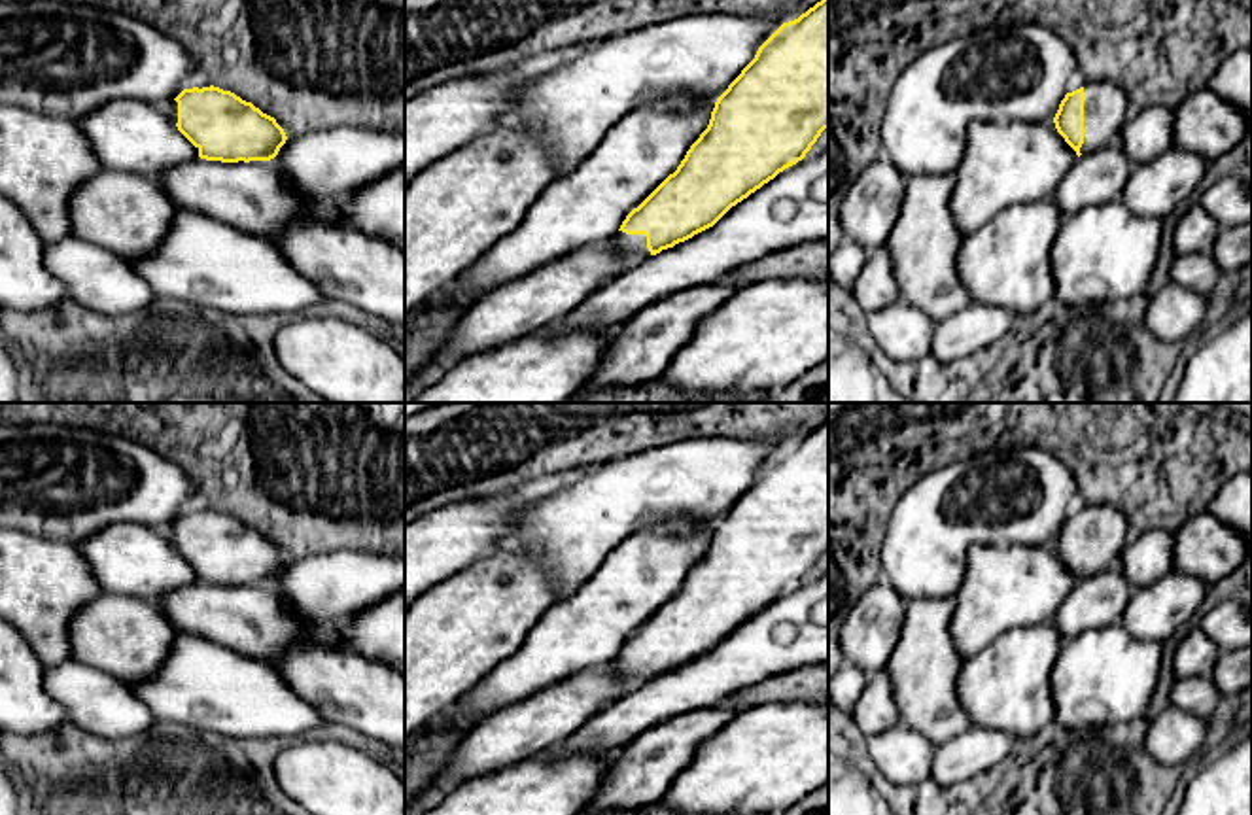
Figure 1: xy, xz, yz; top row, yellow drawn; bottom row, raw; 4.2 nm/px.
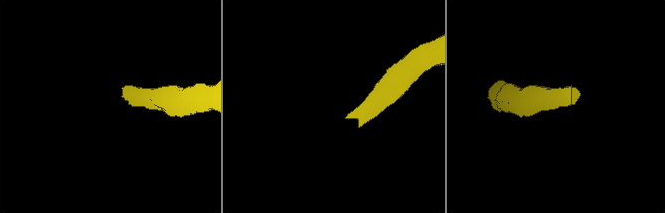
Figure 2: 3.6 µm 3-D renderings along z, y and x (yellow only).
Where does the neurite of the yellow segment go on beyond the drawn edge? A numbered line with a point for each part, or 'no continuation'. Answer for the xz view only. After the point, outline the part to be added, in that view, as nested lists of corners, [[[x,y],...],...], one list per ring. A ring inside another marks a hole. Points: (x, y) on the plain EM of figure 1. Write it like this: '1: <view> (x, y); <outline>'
1: xz (634, 670); [[[617,654],[609,662],[609,668],[617,677],[628,679],[634,688],[651,679],[645,658],[626,658],[622,654]]]

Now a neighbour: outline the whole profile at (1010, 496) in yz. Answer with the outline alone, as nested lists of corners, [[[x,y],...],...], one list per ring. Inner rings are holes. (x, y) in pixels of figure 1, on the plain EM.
[[[1000,446],[948,463],[893,507],[881,577],[904,601],[955,596],[972,546],[1052,545],[1076,495],[1072,471],[1040,448]]]

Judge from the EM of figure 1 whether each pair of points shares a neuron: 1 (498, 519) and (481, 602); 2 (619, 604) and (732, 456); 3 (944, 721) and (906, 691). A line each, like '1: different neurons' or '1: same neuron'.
1: different neurons
2: different neurons
3: same neuron

